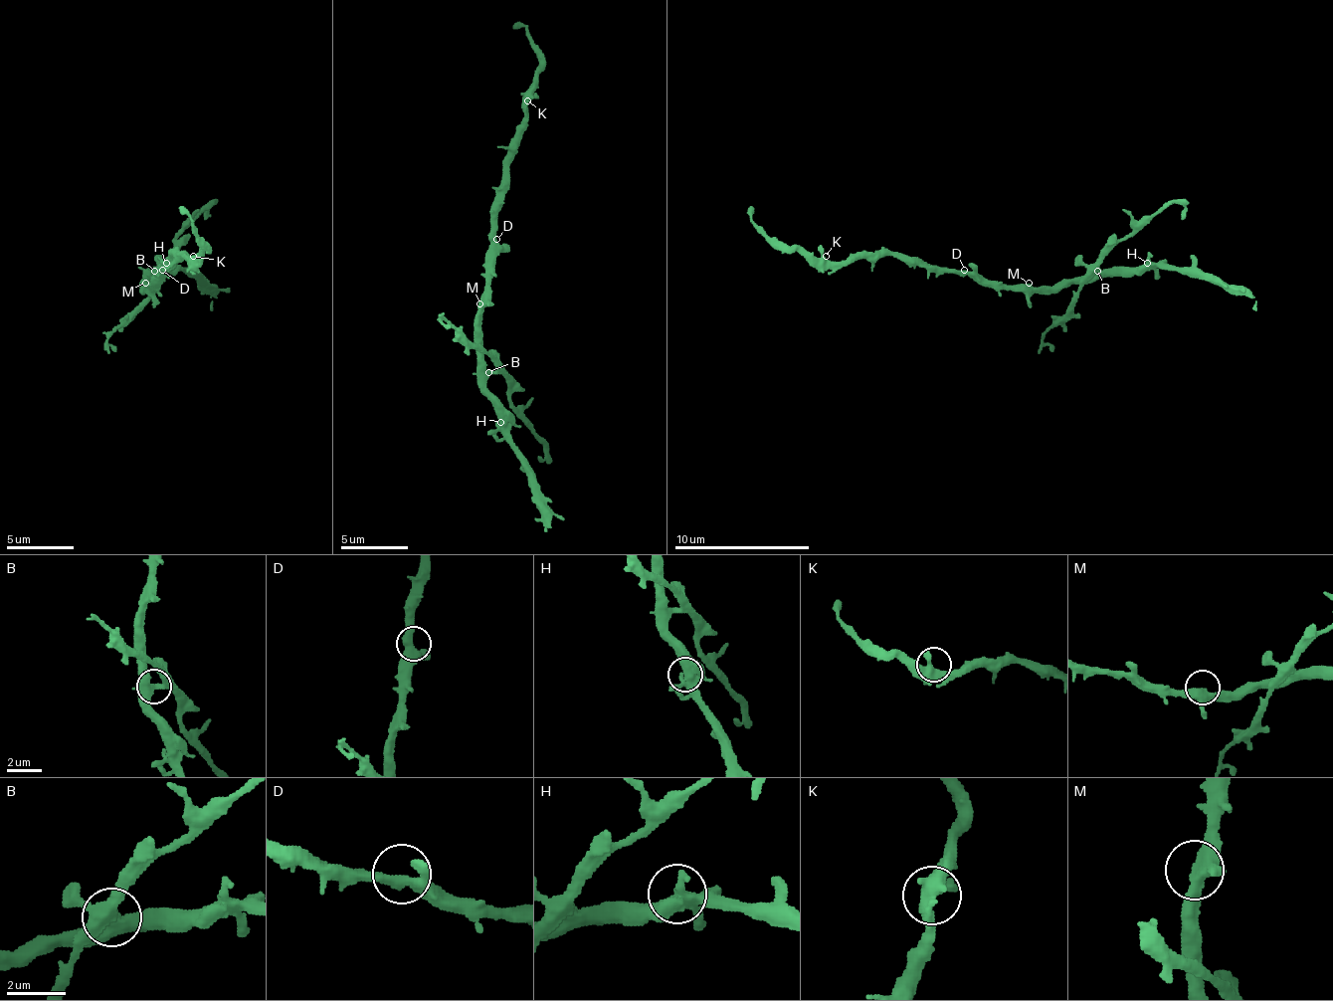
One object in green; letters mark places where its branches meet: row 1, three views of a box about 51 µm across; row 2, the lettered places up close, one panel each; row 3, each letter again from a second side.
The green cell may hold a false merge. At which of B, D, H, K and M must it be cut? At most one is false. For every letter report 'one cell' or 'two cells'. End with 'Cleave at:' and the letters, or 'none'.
B: two cells
D: one cell
H: one cell
K: one cell
M: one cell
Cleave at: B

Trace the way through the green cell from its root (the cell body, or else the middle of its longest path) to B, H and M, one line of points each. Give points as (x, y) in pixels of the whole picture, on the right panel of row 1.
B: (998, 287), (1069, 287), (1082, 283), (1096, 270)
H: (998, 287), (1069, 287), (1072, 283), (1092, 283), (1103, 277), (1120, 277), (1147, 263)
M: (998, 287), (1025, 287), (1029, 283)

